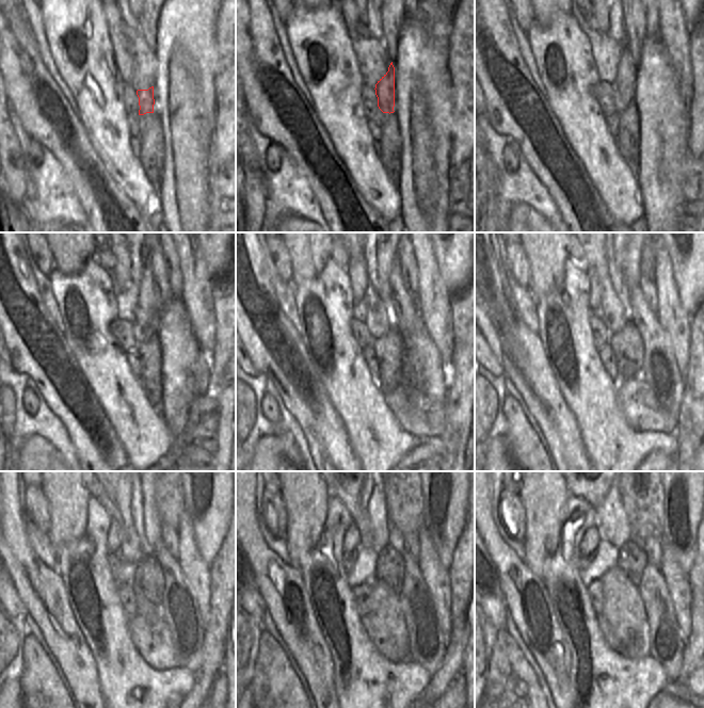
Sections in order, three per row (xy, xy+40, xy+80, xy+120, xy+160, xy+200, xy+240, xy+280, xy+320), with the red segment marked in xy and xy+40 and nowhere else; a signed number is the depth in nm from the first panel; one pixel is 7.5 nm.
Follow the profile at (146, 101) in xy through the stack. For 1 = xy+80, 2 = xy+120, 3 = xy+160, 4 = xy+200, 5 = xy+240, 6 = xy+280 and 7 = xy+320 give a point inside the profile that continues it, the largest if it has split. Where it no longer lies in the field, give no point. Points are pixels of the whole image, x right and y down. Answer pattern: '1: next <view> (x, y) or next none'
1: next xy+80 (624, 85)
2: next xy+120 (145, 323)
3: next xy+160 (379, 320)
4: next xy+200 (614, 317)
5: next xy+240 (115, 498)
6: next xy+280 (354, 493)
7: next xy+320 (593, 493)

